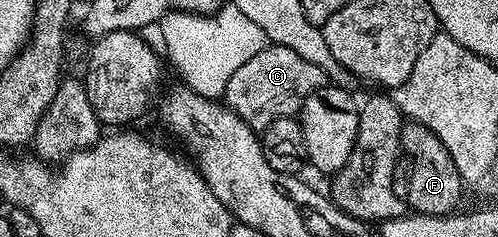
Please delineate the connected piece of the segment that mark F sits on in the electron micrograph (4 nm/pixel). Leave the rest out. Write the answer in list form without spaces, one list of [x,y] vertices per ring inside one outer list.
[[[408,121],[401,132],[399,145],[402,157],[406,161],[407,158],[411,161],[411,171],[407,174],[407,194],[405,190],[405,201],[408,207],[416,214],[428,214],[429,216],[446,216],[456,213],[460,209],[459,201],[463,198],[465,183],[457,172],[457,164],[453,164],[453,156],[445,152],[445,144],[441,144],[441,140],[437,140],[437,136],[433,136],[433,132],[429,132],[429,128],[425,128],[421,123]]]

